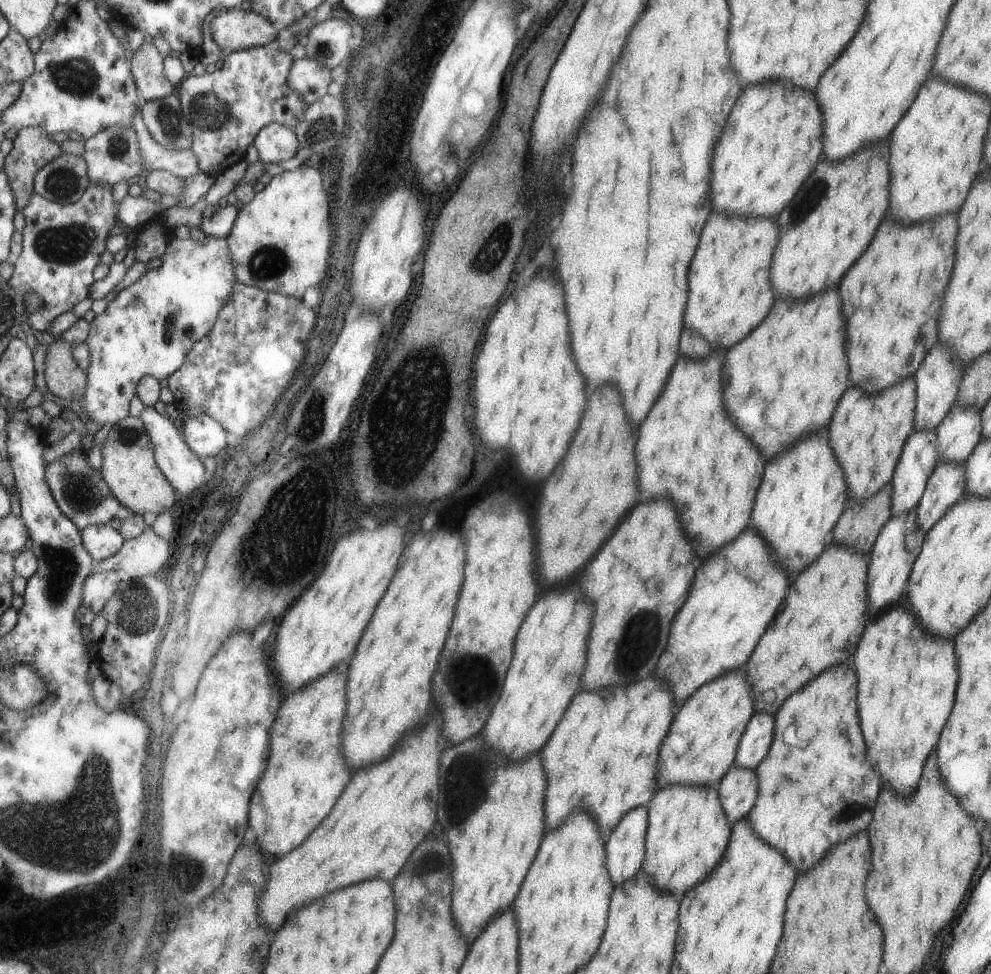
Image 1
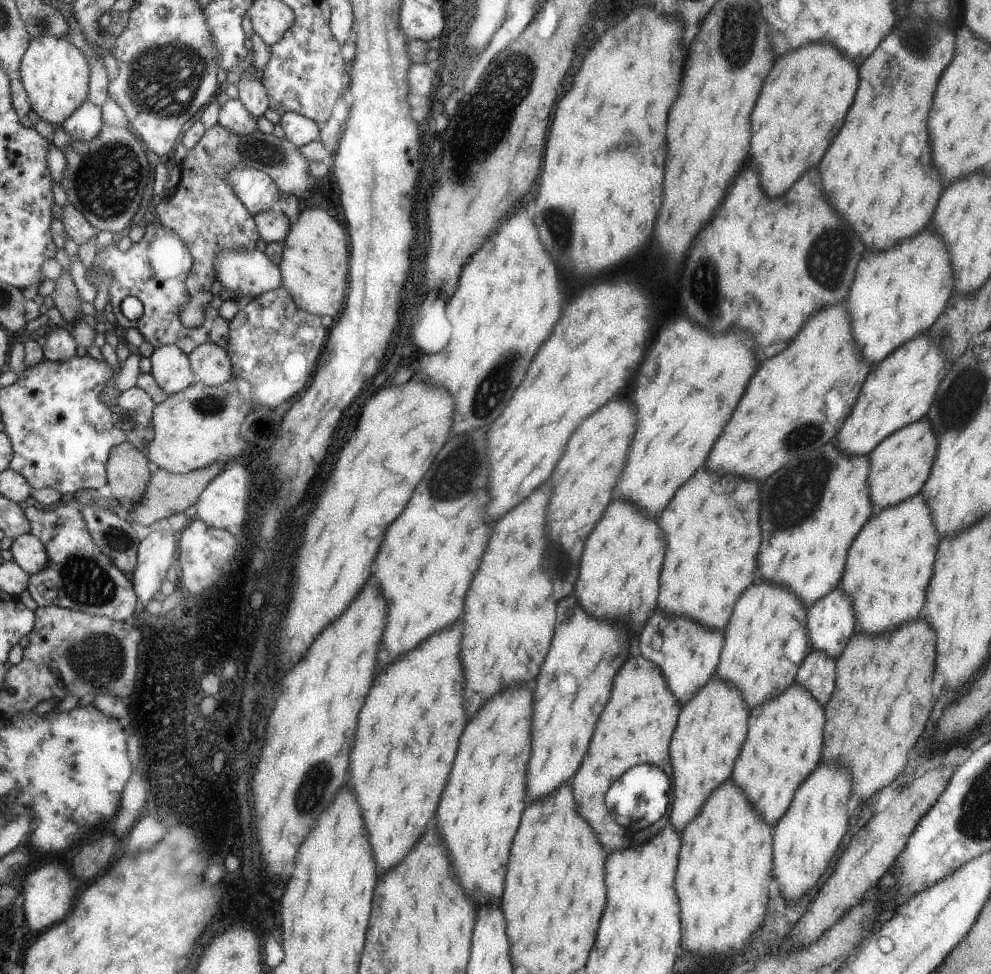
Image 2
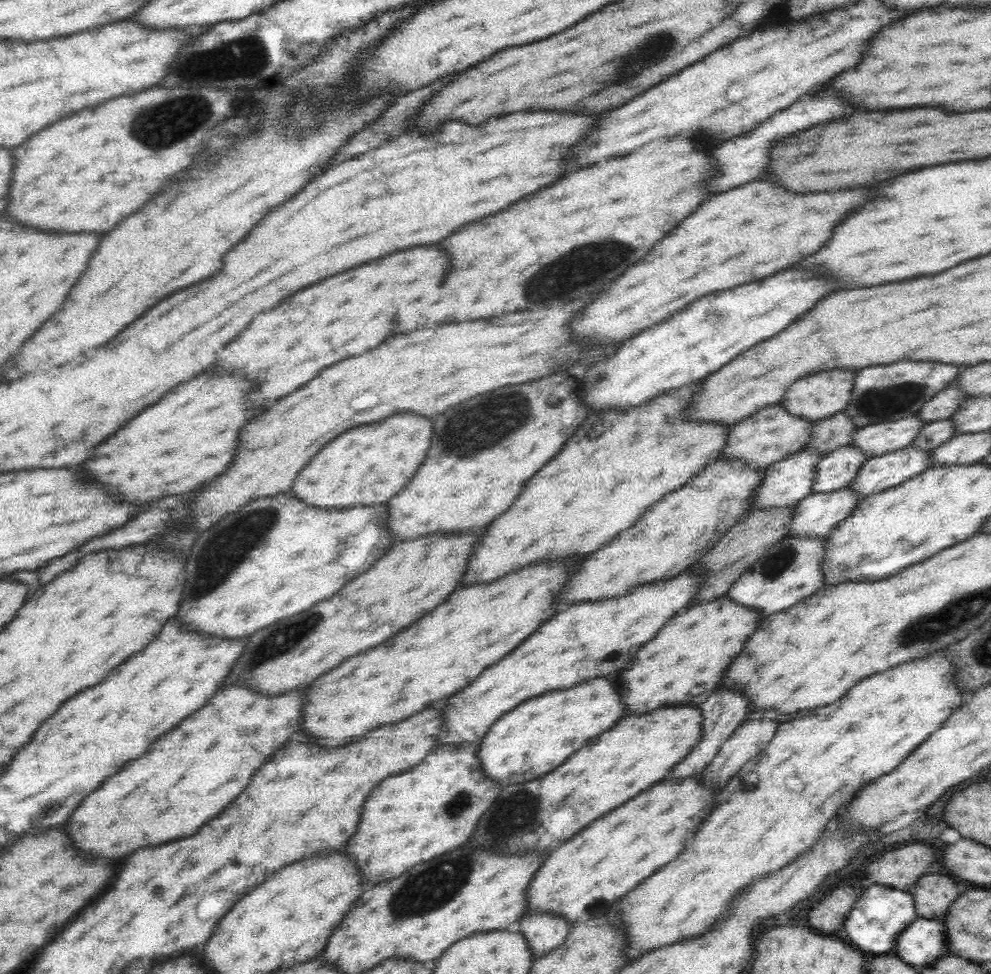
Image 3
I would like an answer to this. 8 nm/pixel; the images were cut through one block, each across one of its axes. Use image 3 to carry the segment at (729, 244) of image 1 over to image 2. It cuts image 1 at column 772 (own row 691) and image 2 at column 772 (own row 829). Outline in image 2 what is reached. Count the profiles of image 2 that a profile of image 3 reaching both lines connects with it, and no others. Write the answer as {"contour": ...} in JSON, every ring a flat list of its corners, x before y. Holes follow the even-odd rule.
{"contour":[[811,42,775,62,767,84,763,84,763,96,755,104,755,116,751,116,755,140,751,140,749,162,763,172,767,196,779,198,807,168,819,162,843,126,843,116,853,102,857,82,857,68,825,42]]}

